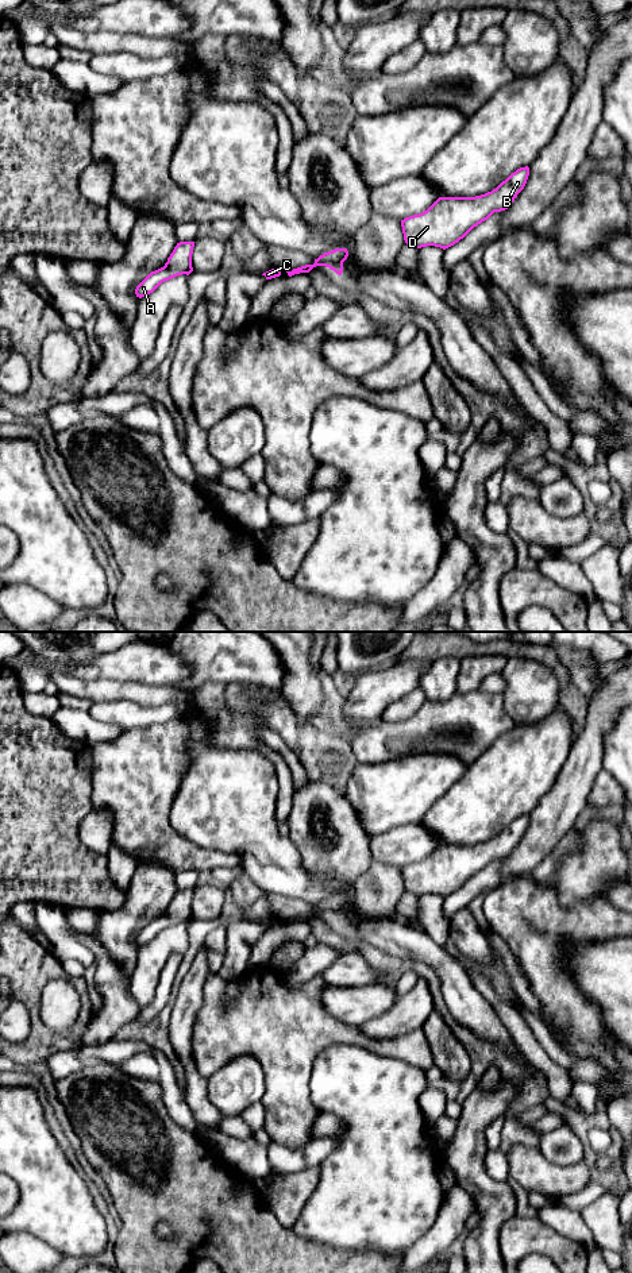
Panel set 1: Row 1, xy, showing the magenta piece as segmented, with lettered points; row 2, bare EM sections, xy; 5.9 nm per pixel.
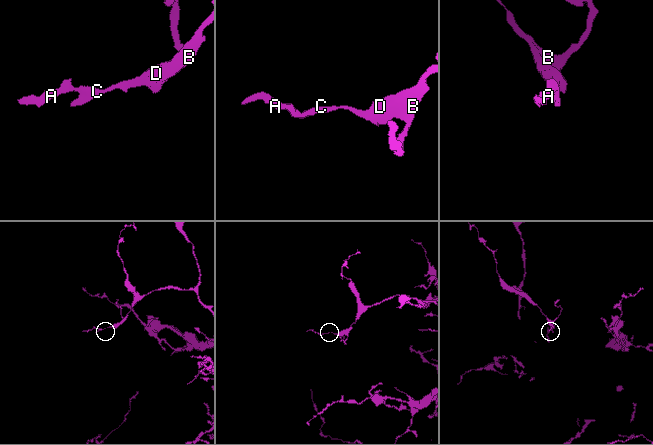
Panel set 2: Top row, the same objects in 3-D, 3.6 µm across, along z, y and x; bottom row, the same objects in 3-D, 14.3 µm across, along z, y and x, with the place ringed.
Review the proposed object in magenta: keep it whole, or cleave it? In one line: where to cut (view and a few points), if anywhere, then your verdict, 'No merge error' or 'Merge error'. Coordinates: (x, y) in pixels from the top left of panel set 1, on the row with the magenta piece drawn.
No split. No merge error

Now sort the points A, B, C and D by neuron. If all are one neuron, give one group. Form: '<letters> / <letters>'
A B C D

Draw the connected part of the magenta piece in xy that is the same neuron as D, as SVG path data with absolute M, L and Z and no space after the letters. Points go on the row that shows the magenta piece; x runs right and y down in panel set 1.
M520 167L496 189L475 197L439 197L427 211L401 220L404 240L416 248L435 246L443 250L463 239L474 227L488 220L494 212L508 209L524 189L529 167Z

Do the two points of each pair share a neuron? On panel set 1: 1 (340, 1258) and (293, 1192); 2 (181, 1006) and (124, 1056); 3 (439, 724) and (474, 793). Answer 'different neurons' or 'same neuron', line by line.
1: different neurons
2: different neurons
3: different neurons

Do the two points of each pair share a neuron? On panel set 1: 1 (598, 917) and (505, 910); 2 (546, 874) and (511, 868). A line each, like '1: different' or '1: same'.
1: same
2: different

